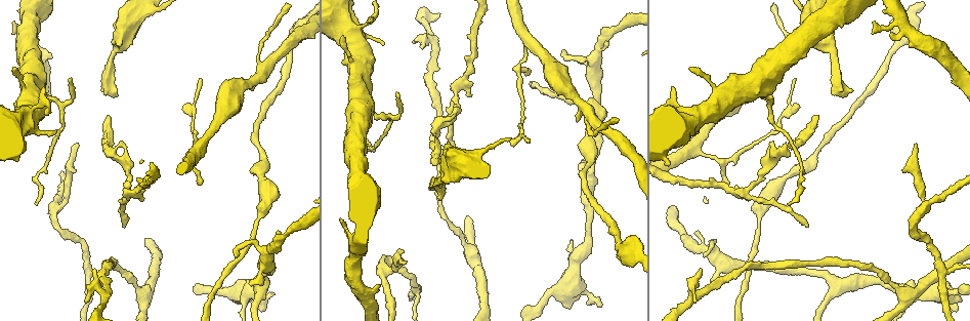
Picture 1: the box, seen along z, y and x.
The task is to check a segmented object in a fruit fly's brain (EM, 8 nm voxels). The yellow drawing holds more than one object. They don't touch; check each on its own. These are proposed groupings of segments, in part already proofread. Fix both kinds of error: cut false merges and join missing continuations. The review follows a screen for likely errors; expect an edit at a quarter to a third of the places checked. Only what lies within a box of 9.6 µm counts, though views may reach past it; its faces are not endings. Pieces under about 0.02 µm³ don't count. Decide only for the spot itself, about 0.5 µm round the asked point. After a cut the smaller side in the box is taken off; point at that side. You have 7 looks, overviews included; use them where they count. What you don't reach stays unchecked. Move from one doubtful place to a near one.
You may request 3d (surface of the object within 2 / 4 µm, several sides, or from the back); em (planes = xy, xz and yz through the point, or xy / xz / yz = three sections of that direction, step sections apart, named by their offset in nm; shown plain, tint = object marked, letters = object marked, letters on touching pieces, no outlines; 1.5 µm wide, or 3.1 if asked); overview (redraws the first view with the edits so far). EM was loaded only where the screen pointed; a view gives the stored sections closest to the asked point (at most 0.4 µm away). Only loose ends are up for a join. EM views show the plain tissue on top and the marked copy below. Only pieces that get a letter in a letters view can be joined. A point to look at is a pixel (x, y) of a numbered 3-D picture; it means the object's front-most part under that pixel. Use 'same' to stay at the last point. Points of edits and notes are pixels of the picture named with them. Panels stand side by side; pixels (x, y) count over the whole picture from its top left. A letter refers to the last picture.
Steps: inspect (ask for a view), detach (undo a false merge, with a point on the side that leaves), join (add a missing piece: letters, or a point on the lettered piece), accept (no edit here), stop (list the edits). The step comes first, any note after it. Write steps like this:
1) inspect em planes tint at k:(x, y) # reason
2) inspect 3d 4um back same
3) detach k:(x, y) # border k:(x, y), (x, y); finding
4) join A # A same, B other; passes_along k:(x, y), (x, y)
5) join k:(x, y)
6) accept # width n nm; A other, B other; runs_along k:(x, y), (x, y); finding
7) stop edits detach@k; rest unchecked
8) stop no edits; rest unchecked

inspect 3d 4um back at 1:(807, 226)

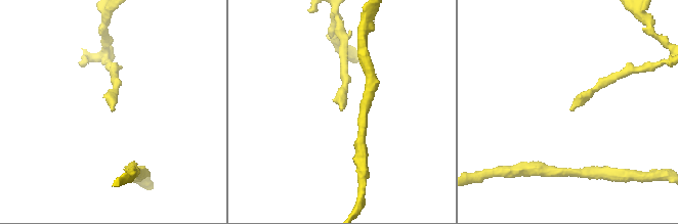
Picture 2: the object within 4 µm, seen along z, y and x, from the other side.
inspect em planes tint at 2:(572, 110) # need the tissue

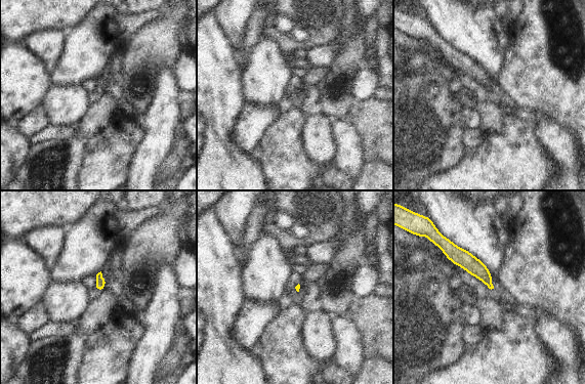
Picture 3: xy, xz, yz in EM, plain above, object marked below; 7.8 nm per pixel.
inspect em planes letters same # what lies round it

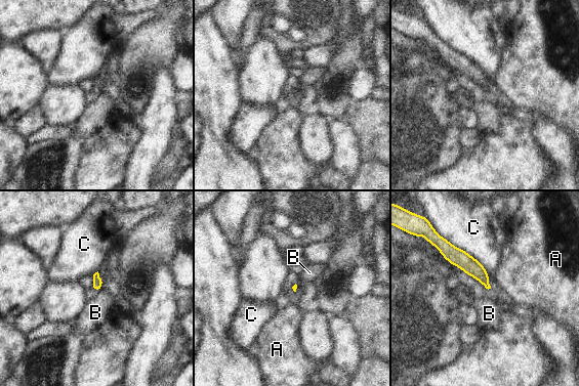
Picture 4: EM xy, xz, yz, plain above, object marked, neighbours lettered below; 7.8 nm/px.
accept # A other, B other, C other; none of them fits

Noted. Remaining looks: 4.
inspect 3d 4um back at 1:(130, 192) # arms part here

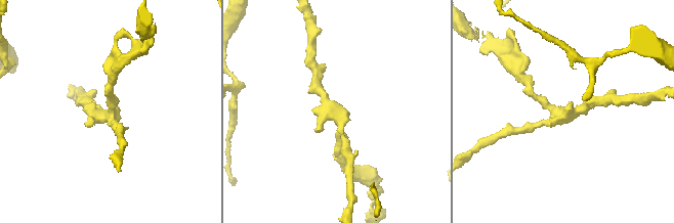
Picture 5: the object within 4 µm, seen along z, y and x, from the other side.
inspect em xz step 8 tint at 5:(341, 120) # need the tissue

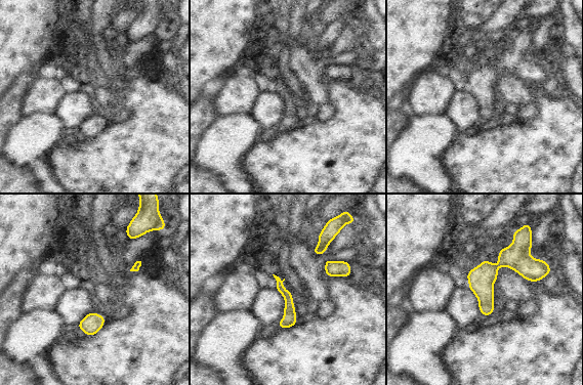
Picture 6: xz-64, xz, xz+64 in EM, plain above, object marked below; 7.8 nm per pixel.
inspect em planes letters same # cut it another way

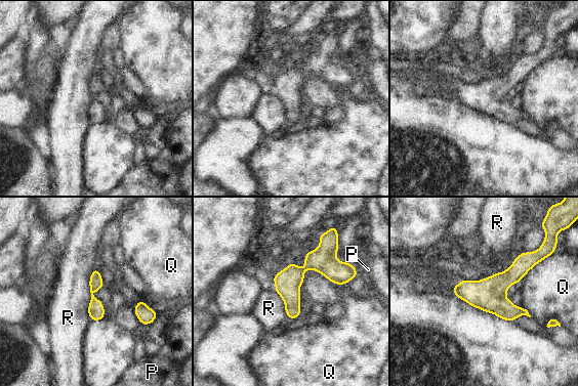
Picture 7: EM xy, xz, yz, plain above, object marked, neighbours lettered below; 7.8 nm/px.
accept # width 200 nm; P other, Q other, R other; border 7:(95, 268), (89, 280), (90, 319); continuous, no second neuron

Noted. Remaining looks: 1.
inspect em planes letters at 1:(942, 272) # side arm on a straight run

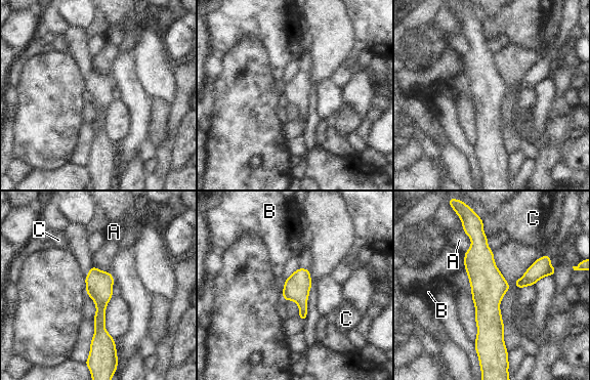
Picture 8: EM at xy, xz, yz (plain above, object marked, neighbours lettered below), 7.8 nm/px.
accept # width 200 nm; A other, B other, C other; continuous, no second neuron

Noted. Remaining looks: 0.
stop no edits; rest unchecked

